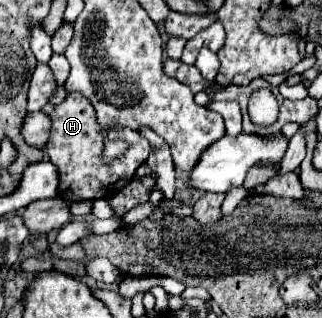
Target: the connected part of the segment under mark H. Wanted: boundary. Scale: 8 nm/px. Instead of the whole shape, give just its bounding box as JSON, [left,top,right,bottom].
[46,93,150,203]

